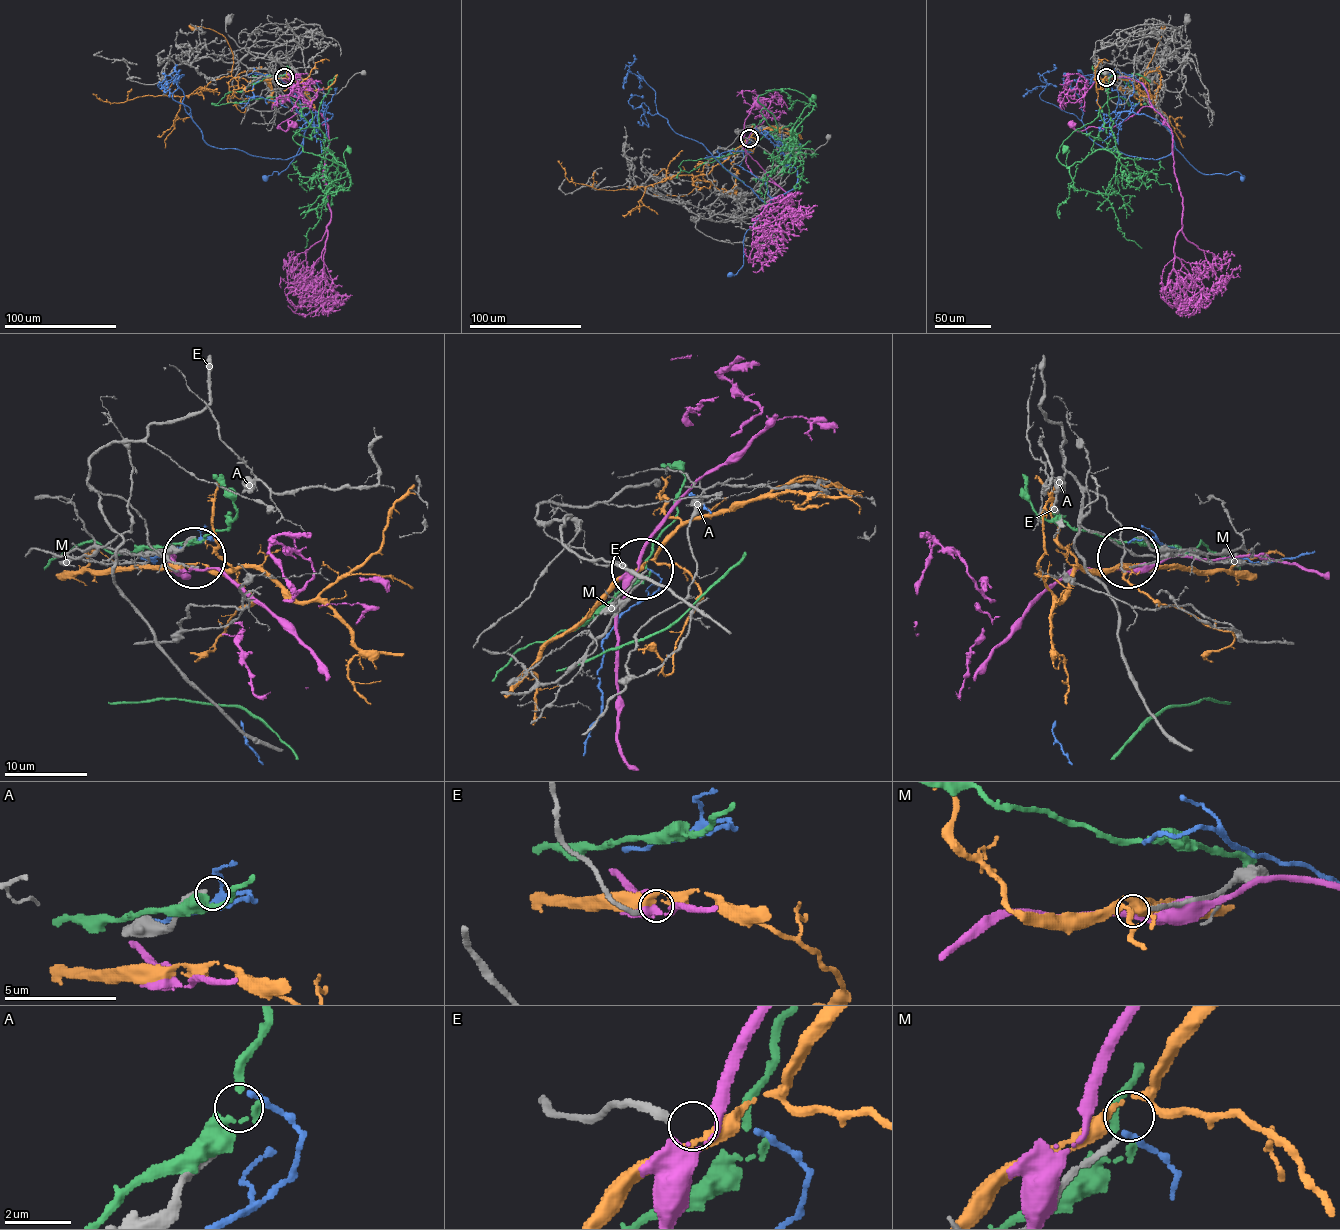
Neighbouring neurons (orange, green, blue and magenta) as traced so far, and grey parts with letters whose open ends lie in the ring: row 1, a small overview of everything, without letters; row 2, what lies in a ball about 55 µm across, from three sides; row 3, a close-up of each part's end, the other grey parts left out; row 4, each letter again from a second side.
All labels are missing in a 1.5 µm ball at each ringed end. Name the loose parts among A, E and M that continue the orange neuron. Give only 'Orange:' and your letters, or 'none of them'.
Orange: none of them

